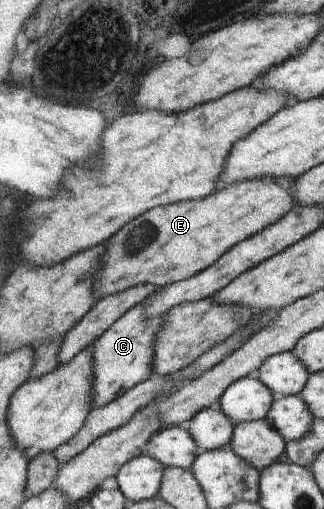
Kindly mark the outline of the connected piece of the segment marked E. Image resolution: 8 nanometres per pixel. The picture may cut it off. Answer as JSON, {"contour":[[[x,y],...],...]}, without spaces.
{"contour":[[[244,178],[214,191],[206,198],[158,206],[140,214],[107,240],[108,248],[102,254],[102,270],[94,280],[94,290],[104,297],[146,282],[162,288],[206,270],[232,246],[278,222],[298,205],[298,200],[294,198],[294,182],[296,180],[292,178]]]}

